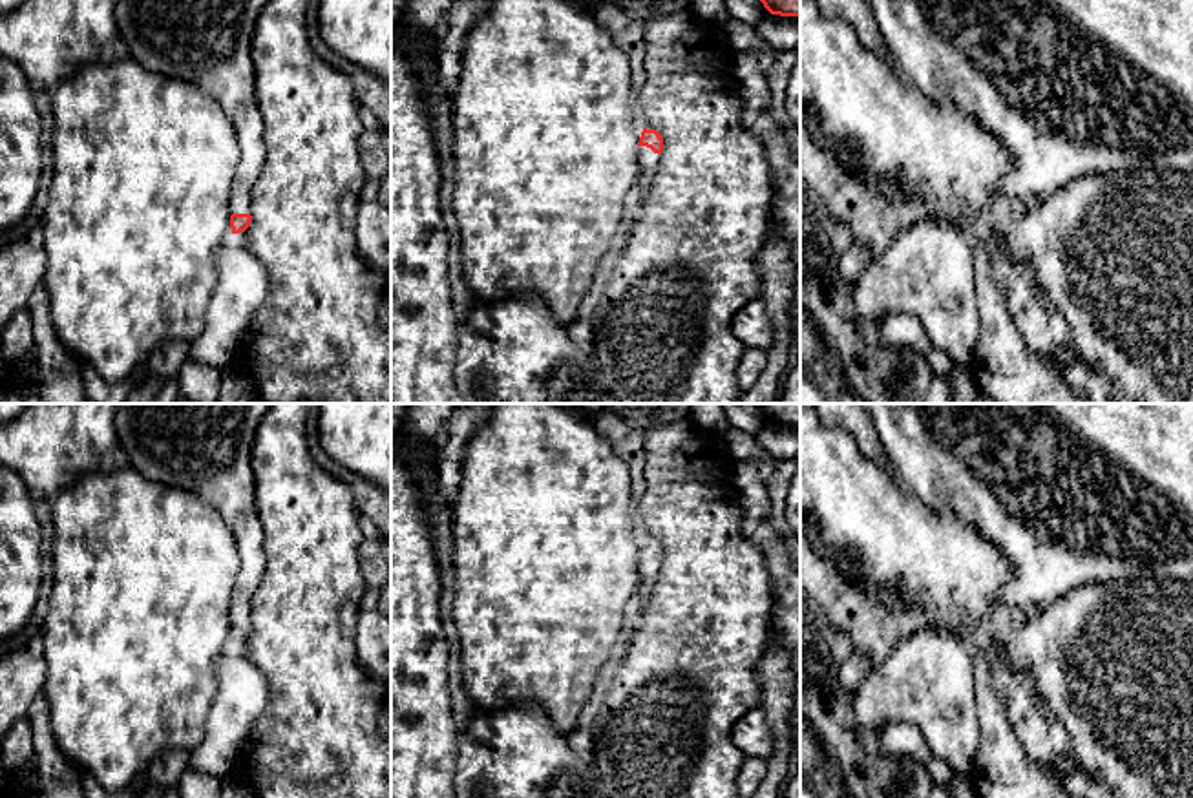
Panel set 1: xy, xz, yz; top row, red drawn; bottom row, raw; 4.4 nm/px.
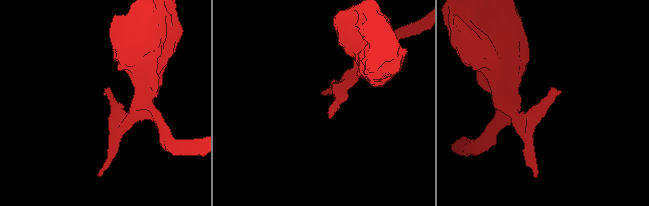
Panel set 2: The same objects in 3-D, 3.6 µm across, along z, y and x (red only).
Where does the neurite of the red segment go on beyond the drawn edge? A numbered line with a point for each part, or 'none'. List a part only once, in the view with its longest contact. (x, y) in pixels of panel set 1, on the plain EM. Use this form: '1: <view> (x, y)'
1: xz (649, 570)

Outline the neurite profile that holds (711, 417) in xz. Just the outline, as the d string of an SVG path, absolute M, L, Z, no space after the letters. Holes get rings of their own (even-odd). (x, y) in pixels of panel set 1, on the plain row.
M692 404L689 416L698 427L718 436L731 427L722 404Z

